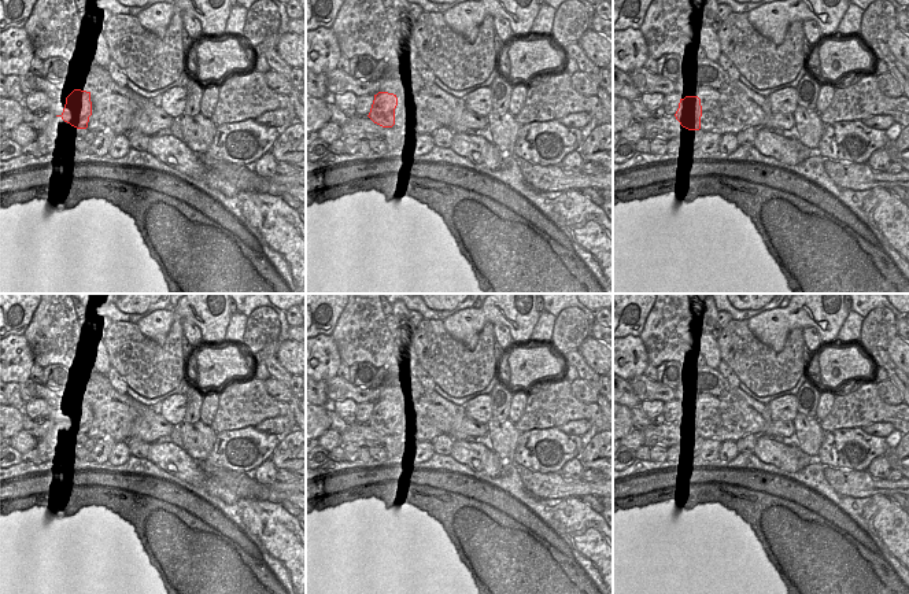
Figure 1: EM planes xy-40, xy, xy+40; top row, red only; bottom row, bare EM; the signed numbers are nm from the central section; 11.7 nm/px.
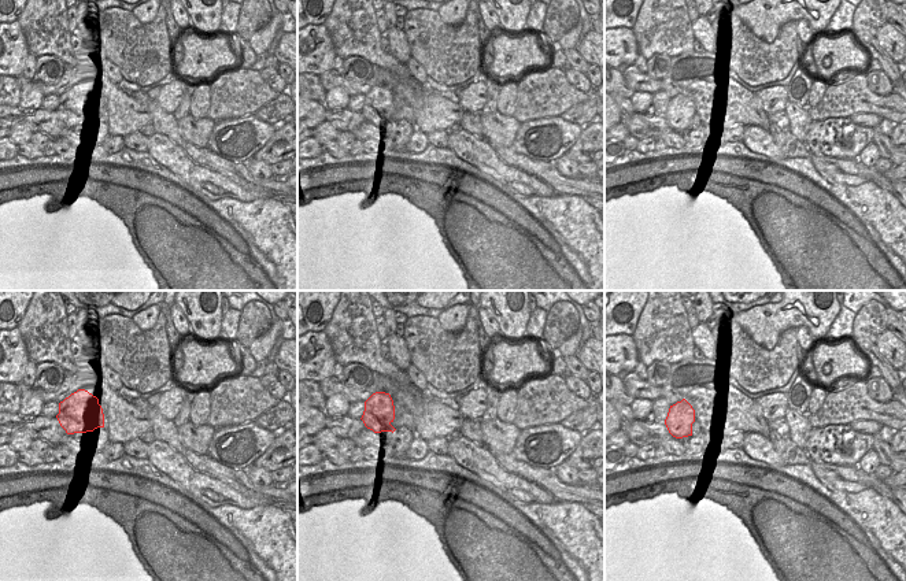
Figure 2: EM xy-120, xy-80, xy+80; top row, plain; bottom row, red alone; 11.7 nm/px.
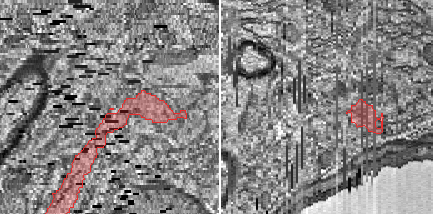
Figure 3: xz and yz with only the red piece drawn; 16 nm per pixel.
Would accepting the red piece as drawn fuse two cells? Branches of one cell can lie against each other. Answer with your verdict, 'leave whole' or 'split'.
leave whole

